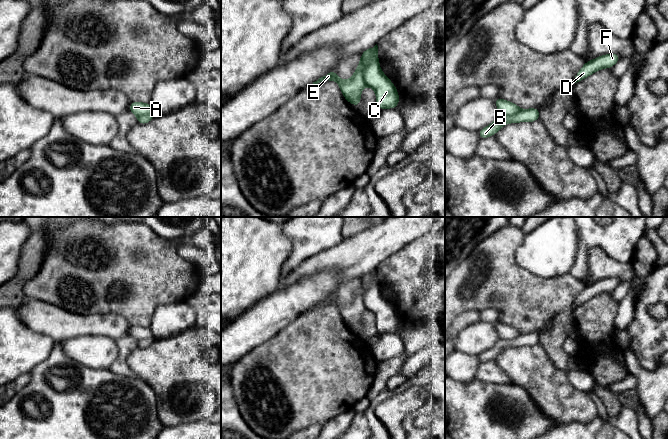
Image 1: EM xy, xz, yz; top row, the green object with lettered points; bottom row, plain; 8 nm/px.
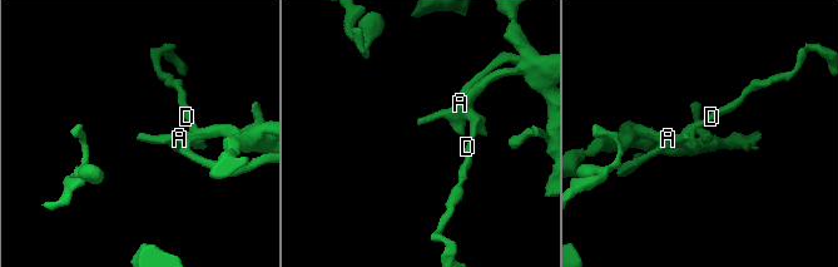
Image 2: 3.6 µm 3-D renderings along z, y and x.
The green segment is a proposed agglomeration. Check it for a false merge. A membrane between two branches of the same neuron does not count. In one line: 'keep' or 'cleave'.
cleave

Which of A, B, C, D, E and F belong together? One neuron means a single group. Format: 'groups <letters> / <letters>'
groups A E / B C D F

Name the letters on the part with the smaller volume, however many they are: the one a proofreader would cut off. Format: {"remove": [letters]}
{"remove": ["A", "E"]}

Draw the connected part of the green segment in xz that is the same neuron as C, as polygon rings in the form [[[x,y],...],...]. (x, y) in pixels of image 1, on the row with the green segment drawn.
[[[369,48],[361,54],[361,58],[368,61],[363,72],[365,83],[375,90],[376,103],[380,110],[396,108],[399,104],[397,89],[389,78],[381,72],[379,62],[376,60],[368,60],[372,49]]]

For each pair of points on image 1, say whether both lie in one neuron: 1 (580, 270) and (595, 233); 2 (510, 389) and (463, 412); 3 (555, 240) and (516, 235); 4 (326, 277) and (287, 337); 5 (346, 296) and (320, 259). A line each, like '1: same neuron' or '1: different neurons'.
1: same neuron
2: same neuron
3: different neurons
4: different neurons
5: different neurons

